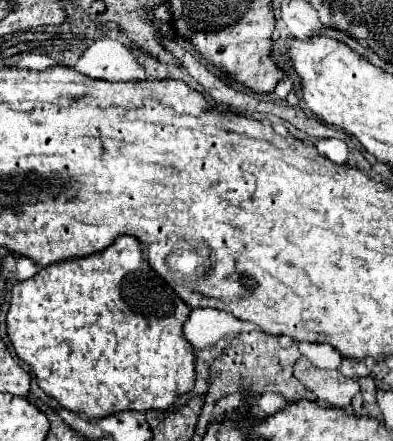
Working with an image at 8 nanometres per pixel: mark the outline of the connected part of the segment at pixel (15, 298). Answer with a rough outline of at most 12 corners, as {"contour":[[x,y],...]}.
{"contour":[[133,236],[11,290],[37,386],[103,418],[193,390],[187,304]]}

